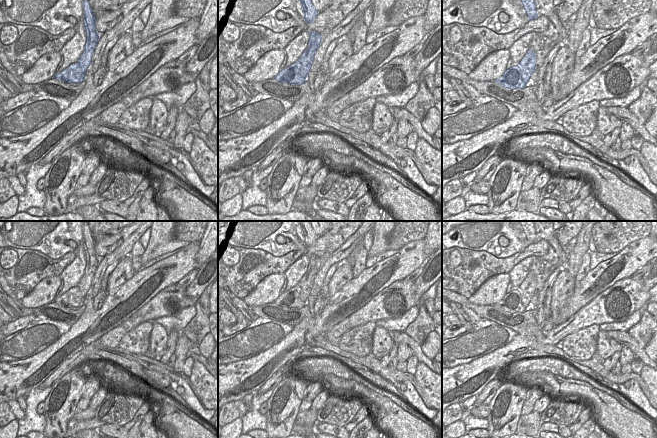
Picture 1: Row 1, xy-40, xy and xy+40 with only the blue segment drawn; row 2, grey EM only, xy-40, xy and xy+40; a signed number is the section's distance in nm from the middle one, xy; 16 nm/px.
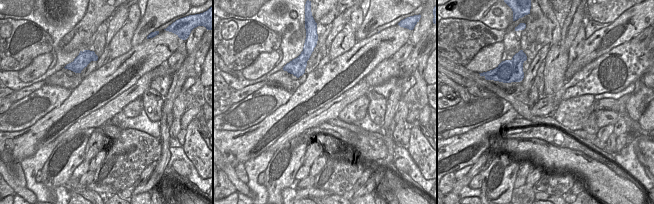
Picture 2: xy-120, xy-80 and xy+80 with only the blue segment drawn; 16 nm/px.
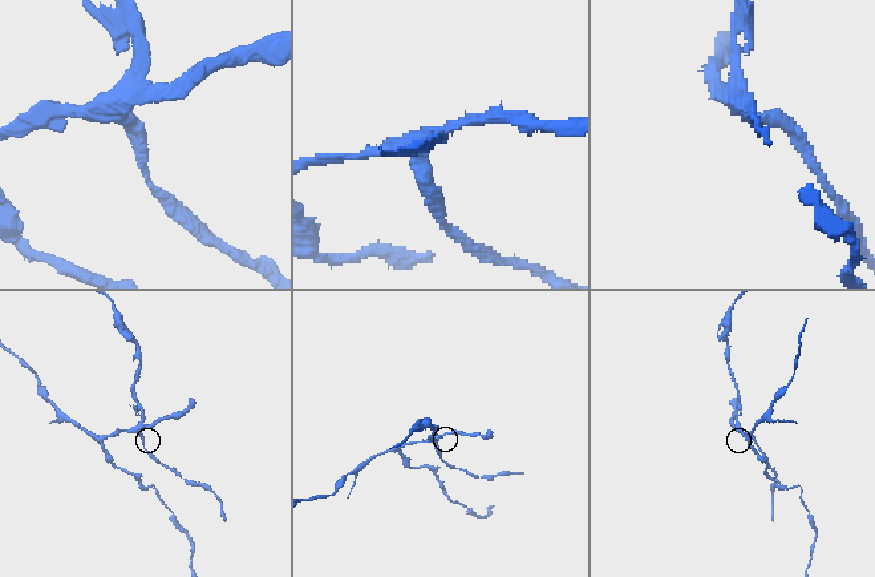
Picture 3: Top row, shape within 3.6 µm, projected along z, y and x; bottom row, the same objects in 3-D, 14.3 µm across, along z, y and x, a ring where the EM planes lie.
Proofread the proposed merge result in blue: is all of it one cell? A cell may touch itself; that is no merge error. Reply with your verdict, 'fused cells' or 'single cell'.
fused cells

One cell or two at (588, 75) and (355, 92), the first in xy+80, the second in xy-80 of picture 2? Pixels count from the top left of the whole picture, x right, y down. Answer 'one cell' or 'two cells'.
two cells

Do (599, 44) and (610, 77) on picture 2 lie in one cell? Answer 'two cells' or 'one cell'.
two cells

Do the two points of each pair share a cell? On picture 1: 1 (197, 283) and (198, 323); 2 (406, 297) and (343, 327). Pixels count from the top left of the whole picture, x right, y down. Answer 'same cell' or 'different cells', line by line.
1: same cell
2: same cell

